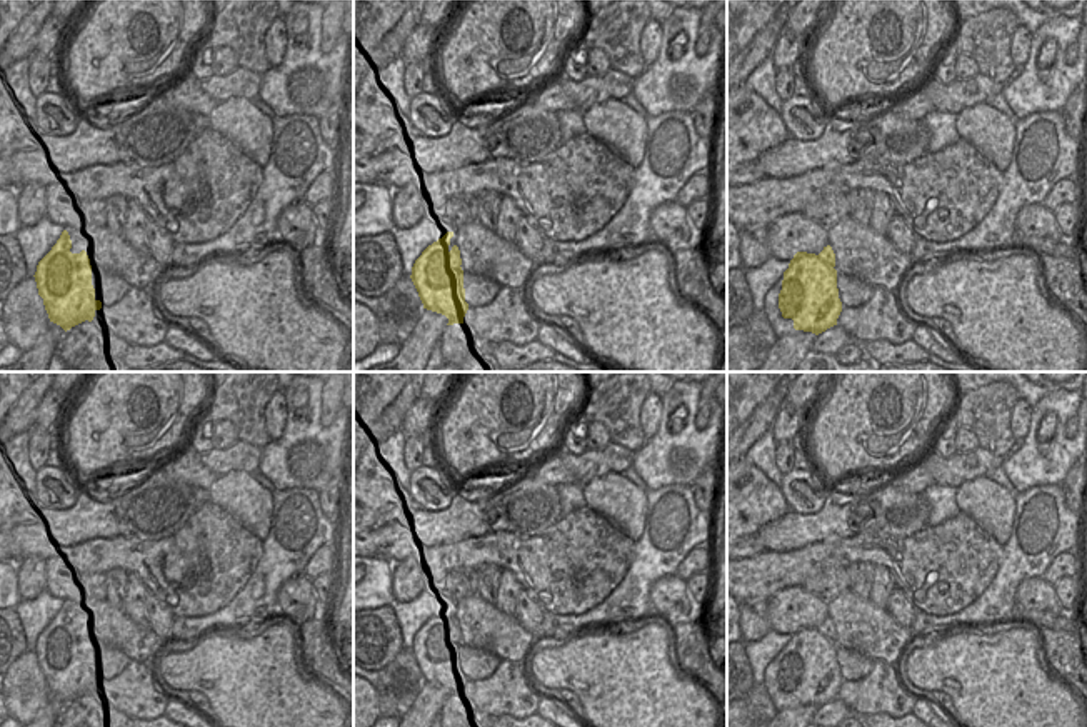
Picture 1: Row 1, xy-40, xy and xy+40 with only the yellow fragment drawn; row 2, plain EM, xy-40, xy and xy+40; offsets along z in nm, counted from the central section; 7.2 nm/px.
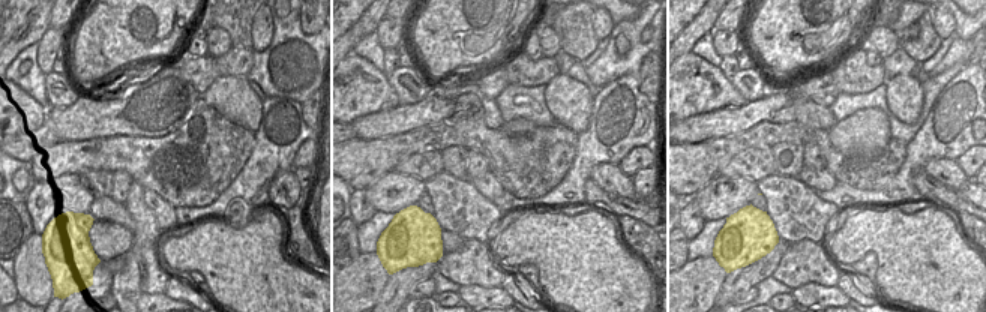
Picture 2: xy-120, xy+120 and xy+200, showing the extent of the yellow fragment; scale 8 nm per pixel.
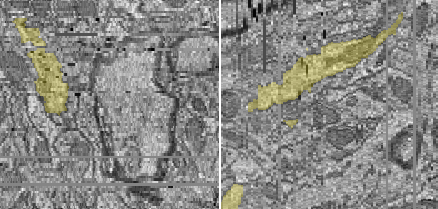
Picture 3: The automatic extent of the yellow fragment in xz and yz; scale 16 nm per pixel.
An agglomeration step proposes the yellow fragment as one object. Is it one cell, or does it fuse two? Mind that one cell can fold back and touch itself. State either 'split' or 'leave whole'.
leave whole

